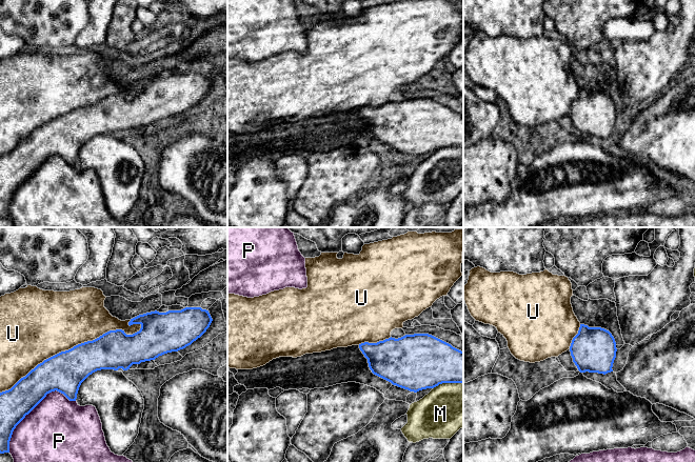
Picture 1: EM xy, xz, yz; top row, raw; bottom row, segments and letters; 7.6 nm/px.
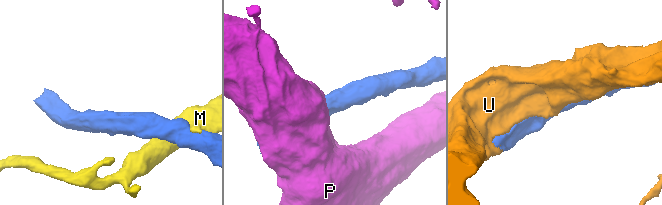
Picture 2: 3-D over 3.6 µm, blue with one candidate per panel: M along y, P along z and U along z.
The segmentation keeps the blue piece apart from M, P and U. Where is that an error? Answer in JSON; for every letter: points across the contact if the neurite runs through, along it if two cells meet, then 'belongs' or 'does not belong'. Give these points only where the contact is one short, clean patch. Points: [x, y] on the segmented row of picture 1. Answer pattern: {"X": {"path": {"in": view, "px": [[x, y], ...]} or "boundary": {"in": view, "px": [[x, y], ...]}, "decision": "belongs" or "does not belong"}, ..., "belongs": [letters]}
{"M": {"decision": "does not belong"}, "P": {"decision": "does not belong"}, "U": {"decision": "belongs"}, "belongs": ["U"]}

